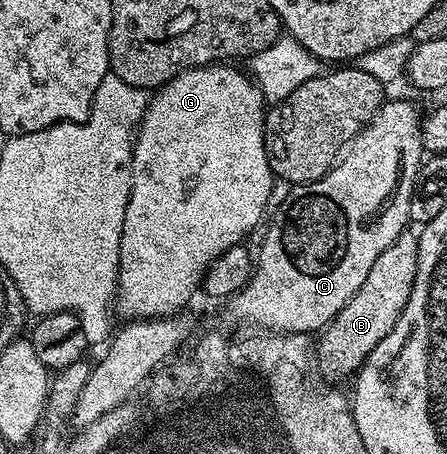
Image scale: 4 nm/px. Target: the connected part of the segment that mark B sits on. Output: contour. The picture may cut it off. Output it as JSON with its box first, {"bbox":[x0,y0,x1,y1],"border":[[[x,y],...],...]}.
{"bbox":[320,231,419,377],"border":[[[405,231],[378,255],[374,267],[370,267],[370,275],[366,275],[362,287],[354,291],[354,295],[344,304],[342,311],[328,325],[324,326],[320,337],[320,365],[328,377],[348,377],[360,369],[364,361],[390,335],[394,323],[398,323],[398,315],[406,307],[406,299],[410,299],[410,291],[414,287],[414,275],[418,263],[419,236],[415,232]]]}

